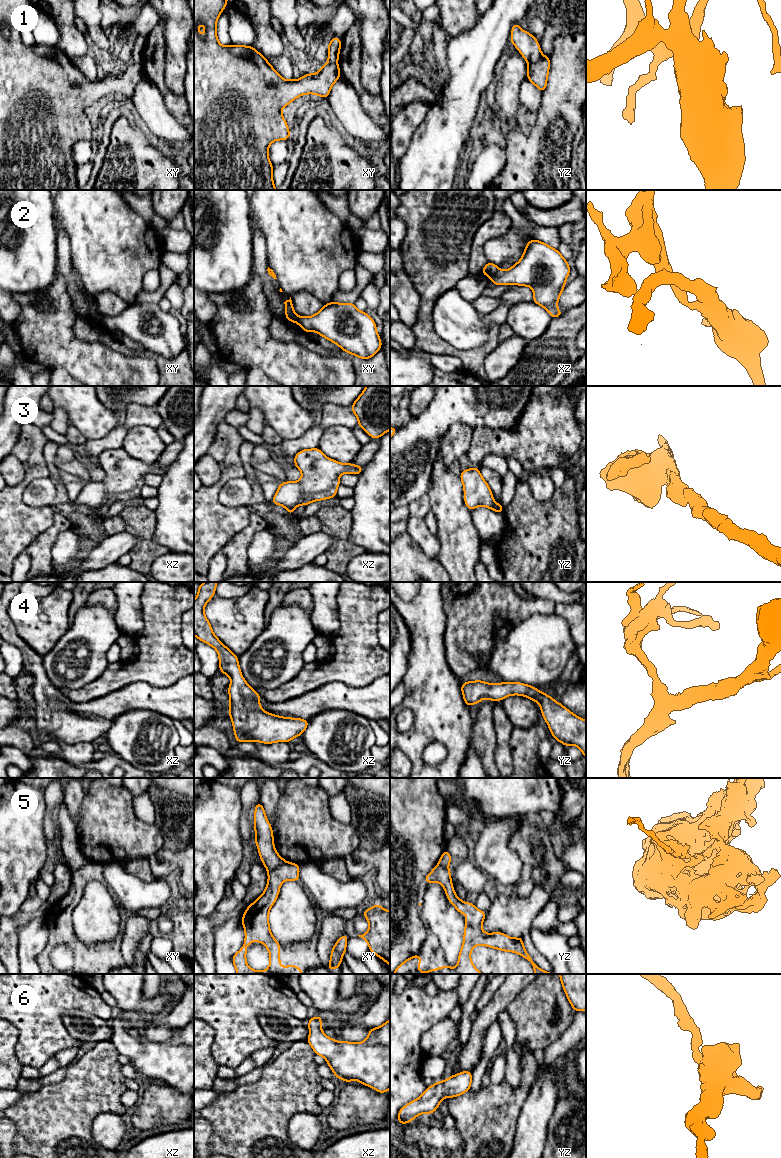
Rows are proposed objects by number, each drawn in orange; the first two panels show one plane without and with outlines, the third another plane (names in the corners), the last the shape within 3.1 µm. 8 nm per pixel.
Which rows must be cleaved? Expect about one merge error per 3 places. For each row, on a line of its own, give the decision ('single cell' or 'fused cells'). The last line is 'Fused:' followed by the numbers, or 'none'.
1: fused cells
2: fused cells
3: single cell
4: single cell
5: fused cells
6: single cell
Fused: 1, 2, 5

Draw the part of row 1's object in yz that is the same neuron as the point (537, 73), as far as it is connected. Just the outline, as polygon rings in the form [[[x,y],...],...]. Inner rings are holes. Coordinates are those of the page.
[[[545,55],[541,56],[536,63],[528,65],[527,78],[542,93],[544,92],[547,86],[549,68],[550,57]]]

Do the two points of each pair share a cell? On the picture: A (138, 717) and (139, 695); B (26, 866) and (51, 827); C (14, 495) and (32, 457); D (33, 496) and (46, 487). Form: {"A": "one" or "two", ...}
{"A": "two", "B": "two", "C": "one", "D": "one"}

